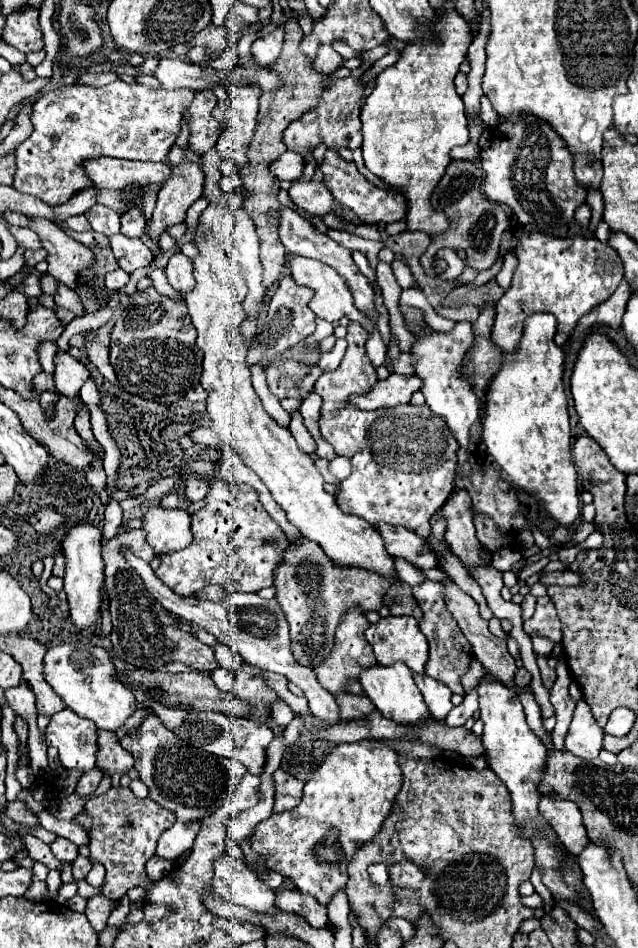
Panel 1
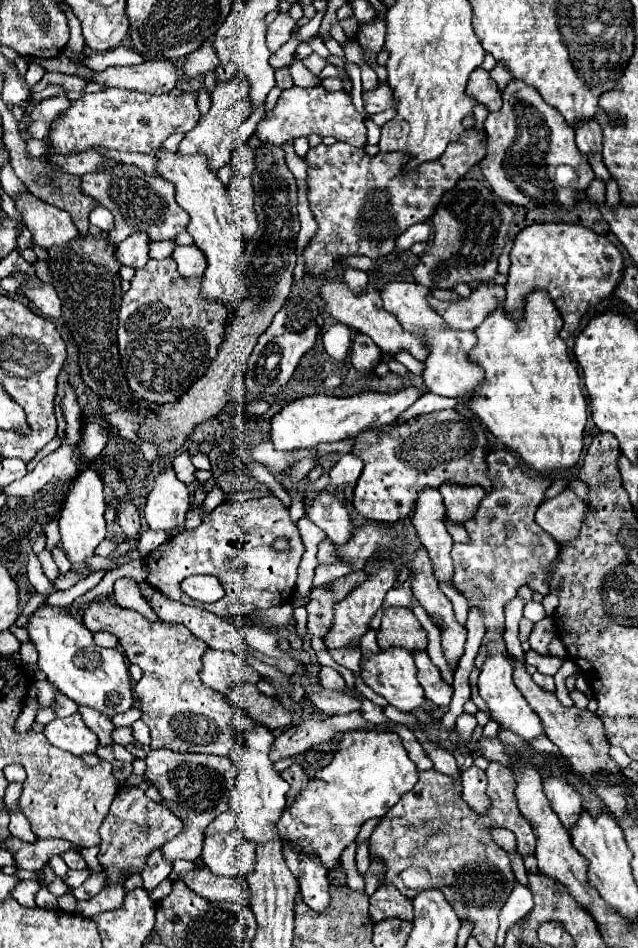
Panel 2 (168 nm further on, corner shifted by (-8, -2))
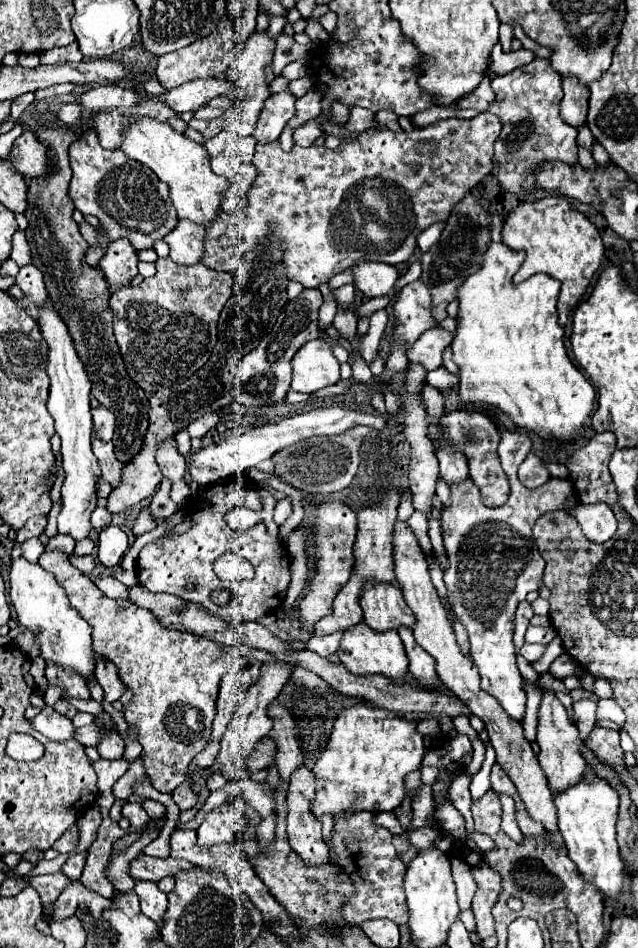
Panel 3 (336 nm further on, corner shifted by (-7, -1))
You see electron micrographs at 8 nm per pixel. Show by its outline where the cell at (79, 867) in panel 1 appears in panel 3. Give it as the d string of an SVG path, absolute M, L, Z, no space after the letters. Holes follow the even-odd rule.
M63 872L47 874L47 876L35 876L31 878L31 886L39 892L41 902L55 902L57 896L71 884L71 878Z

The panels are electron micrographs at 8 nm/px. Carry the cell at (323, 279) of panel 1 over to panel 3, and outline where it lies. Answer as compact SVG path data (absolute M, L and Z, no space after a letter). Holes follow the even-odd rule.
M439 328L439 330L427 330L423 332L415 342L413 348L407 346L407 358L411 362L421 364L425 370L435 370L441 366L441 354L445 346L449 346L453 340L453 334Z

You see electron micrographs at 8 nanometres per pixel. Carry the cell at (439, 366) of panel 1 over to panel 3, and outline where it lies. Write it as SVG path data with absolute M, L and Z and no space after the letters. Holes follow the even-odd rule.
M359 262L353 266L355 272L355 286L369 298L375 296L393 296L395 282L399 272L395 266L379 264L379 262Z

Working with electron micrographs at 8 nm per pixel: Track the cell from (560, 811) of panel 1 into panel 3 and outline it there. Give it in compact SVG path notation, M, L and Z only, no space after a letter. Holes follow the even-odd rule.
M543 690L543 702L539 708L539 726L537 726L537 744L539 744L539 766L547 776L549 788L553 794L561 794L569 788L573 788L579 780L583 770L587 770L587 762L581 754L583 740L579 736L577 724L569 720L565 706L551 694L549 690Z

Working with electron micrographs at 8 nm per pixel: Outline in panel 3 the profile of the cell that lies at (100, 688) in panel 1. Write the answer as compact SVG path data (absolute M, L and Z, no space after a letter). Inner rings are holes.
M25 558L13 560L11 566L11 602L17 612L19 622L35 632L39 644L39 656L53 662L55 666L79 674L85 682L97 682L95 666L97 654L93 650L93 640L89 636L89 624L81 618L81 614L71 608L67 594L57 584L53 574L43 570L39 564L31 564Z

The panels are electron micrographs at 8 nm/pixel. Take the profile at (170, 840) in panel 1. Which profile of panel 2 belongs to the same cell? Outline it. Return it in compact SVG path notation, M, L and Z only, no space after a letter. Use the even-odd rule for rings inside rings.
M152 851L152 857L148 857L148 867L144 867L144 871L140 873L142 889L150 893L160 881L168 879L170 871L172 871L172 863L166 861L160 851Z

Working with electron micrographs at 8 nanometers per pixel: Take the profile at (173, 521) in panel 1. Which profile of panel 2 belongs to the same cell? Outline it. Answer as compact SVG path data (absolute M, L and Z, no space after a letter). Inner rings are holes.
M166 467L154 481L154 489L148 495L146 507L144 507L144 517L150 529L166 529L172 531L172 535L178 535L180 531L174 531L176 527L184 525L186 511L190 507L190 489L176 477L176 471L172 467Z

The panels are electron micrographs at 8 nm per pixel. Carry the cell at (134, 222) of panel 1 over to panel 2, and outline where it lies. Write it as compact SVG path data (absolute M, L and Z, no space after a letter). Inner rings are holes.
M140 231L122 241L116 247L116 261L132 269L142 269L148 263L148 235Z

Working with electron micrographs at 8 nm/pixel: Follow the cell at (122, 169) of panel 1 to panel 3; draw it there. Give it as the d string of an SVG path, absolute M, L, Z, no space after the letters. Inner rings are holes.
M21 124L23 134L15 140L13 150L9 154L9 162L21 172L25 178L27 176L47 176L51 172L51 158L47 154L47 148L37 142L33 130L29 124Z

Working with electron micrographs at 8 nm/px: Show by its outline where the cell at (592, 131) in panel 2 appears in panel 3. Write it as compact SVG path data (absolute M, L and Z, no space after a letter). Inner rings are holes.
M565 78L563 92L565 96L561 100L561 118L573 128L587 126L589 90L579 90L579 86L575 86L575 78Z

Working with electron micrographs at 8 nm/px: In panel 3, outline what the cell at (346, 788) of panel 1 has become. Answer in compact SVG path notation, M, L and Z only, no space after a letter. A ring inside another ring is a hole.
M365 704L343 710L335 720L327 748L311 770L315 776L311 814L317 820L323 816L337 820L343 814L391 812L405 798L405 776L421 768L425 754L421 734L435 734L437 730L433 718L415 724L399 718L395 712L373 710ZM415 726L419 734L415 732Z

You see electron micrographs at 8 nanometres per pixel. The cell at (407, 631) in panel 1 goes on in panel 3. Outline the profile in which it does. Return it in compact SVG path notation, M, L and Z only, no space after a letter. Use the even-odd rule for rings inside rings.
M371 582L371 586L363 590L361 608L365 614L363 622L377 632L415 626L415 616L411 614L411 608L405 604L401 590L393 584Z

